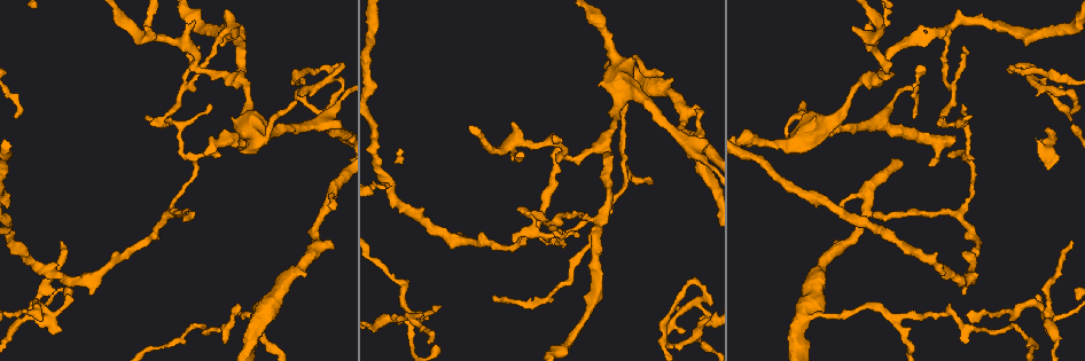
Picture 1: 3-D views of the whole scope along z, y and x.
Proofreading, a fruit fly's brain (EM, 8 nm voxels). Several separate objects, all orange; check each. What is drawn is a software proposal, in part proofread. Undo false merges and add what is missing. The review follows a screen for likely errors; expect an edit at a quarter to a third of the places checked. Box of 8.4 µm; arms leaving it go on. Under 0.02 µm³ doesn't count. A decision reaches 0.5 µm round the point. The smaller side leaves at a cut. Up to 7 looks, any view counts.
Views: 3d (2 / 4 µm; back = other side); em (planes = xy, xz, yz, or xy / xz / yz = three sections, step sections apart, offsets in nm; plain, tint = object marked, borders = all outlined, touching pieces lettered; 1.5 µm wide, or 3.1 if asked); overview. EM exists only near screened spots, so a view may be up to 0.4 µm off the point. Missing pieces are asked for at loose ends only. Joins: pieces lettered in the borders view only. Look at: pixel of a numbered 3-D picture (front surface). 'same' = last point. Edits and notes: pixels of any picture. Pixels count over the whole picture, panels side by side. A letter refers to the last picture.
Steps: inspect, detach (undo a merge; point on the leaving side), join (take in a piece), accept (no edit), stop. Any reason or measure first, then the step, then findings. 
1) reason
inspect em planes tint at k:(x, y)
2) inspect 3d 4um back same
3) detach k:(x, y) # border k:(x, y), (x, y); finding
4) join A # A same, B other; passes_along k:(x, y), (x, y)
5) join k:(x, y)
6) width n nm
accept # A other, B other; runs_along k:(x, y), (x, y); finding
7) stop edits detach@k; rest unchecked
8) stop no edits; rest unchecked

three arms meet
inspect em xz step 4 tint at 1:(876, 36)

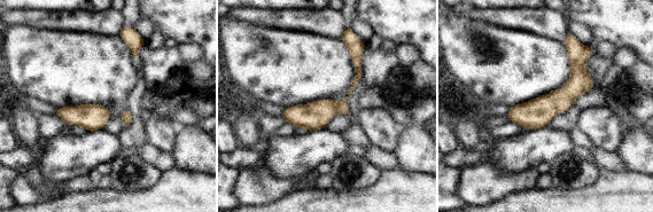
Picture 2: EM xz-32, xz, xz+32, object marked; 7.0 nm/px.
inspect em yz step 4 tint same

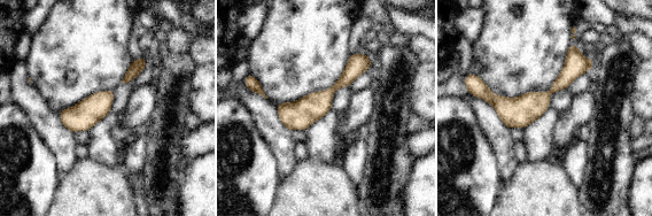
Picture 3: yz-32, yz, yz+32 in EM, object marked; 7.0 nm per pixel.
inspect em yz step 4 borders same

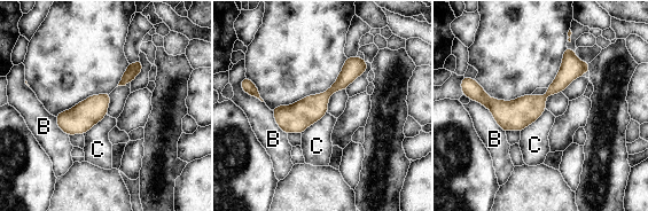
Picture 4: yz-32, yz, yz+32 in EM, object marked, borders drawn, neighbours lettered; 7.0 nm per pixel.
width 140 nm
accept # B other, C other; continuous, no second neuron

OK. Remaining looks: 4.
three arms meet
inspect 3d 2um at 1:(802, 316)

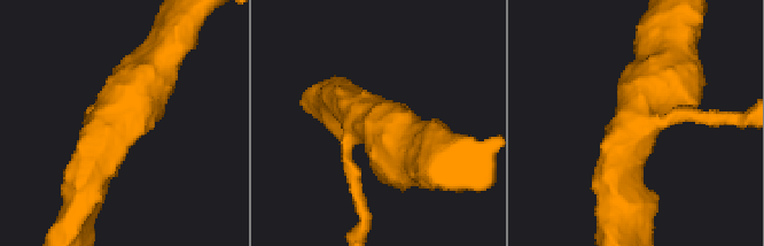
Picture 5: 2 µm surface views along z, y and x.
arms 3
inspect em xy step 4 tint at 5:(641, 119)

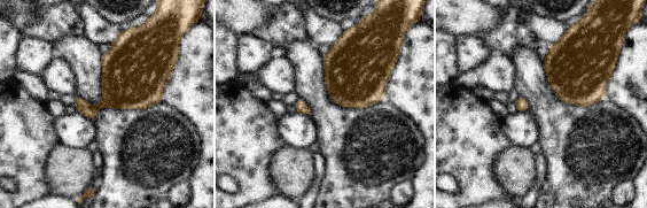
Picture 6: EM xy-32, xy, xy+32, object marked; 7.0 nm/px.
inspect em planes borders same

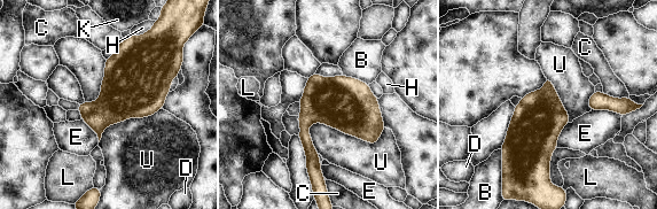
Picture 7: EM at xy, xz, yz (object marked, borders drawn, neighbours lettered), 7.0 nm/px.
width 380 nm
accept # B other, C other, D other, E other, H other, K other, L other, U other; border 7:(385, 128), (374, 144), (306, 130); one neuron here

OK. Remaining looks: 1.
stop no edits; rest unchecked

